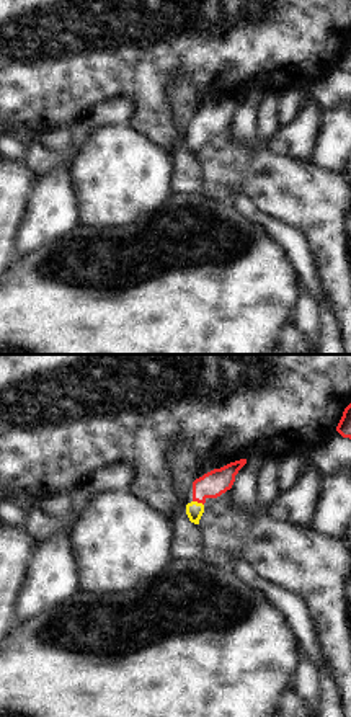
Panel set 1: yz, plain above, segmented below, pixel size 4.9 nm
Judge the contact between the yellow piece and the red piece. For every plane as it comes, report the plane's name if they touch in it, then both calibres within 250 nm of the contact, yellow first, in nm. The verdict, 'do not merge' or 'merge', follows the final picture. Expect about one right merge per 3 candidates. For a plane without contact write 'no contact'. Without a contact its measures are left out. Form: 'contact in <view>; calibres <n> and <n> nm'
contact in yz; calibres 90 and 130 nm

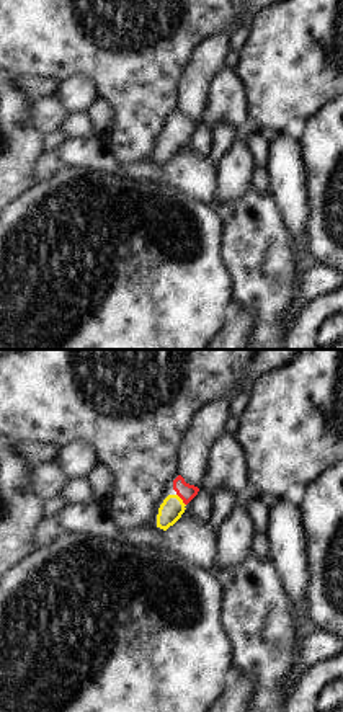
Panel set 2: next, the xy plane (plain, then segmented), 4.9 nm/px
contact in xy; calibres 120 and 90 nm

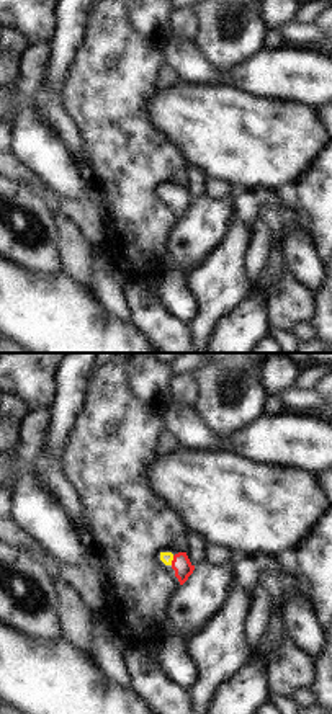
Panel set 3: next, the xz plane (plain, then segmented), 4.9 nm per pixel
contact in xz; calibres 60 and 90 nm

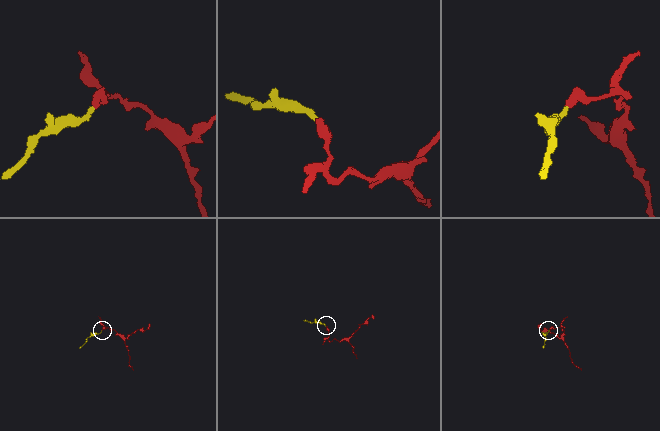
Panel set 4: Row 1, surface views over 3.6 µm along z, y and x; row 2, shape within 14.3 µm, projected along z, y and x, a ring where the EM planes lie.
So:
merge

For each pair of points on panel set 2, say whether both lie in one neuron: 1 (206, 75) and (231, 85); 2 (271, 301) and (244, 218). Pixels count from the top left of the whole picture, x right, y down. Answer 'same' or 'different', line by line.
1: different
2: same

